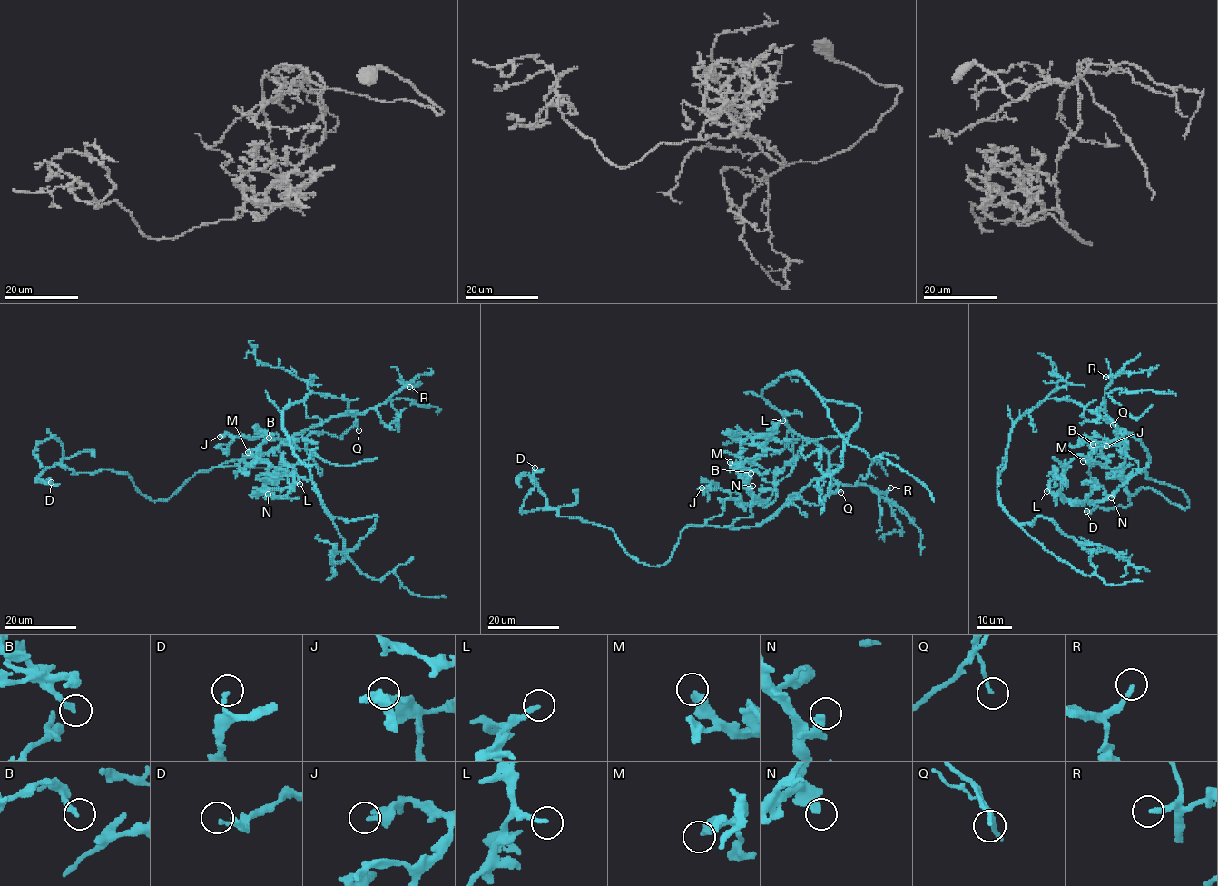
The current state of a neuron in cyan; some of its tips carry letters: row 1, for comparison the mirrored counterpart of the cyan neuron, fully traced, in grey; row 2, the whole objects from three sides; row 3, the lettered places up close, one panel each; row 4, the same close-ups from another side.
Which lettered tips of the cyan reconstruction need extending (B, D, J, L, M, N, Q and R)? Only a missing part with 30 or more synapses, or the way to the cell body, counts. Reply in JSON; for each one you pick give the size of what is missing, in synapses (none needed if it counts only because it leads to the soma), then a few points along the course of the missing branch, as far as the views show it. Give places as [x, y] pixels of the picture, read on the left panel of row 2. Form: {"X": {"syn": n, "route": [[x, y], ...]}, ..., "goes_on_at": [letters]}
{"R": {"route": [[409, 387], [417, 385], [420, 387], [432, 411], [470, 459], [472, 471]]}, "goes_on_at": ["R"]}

